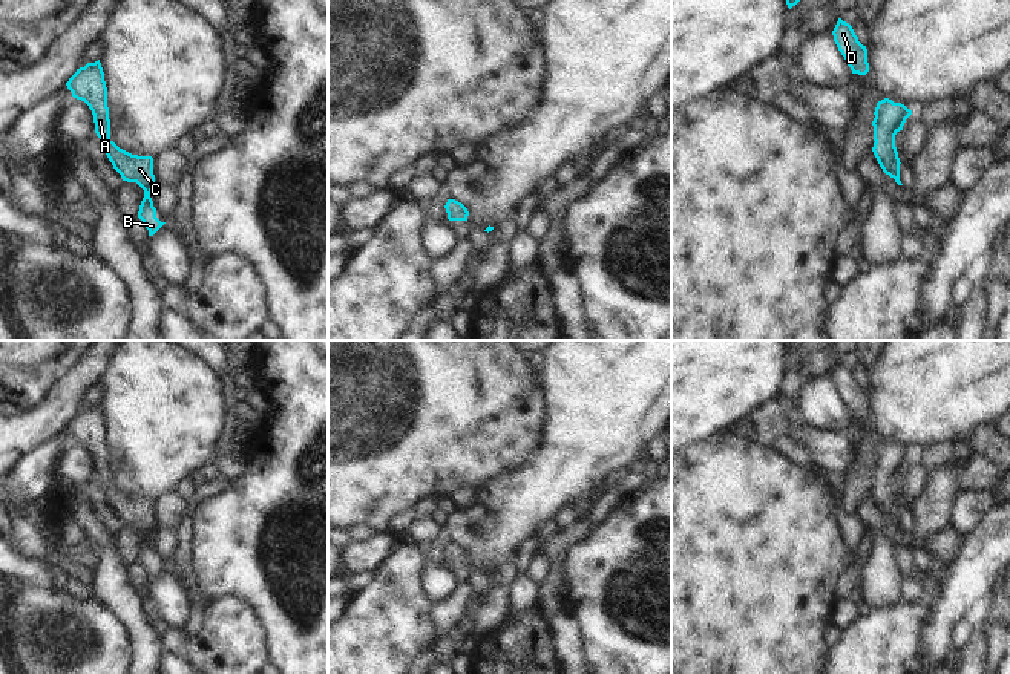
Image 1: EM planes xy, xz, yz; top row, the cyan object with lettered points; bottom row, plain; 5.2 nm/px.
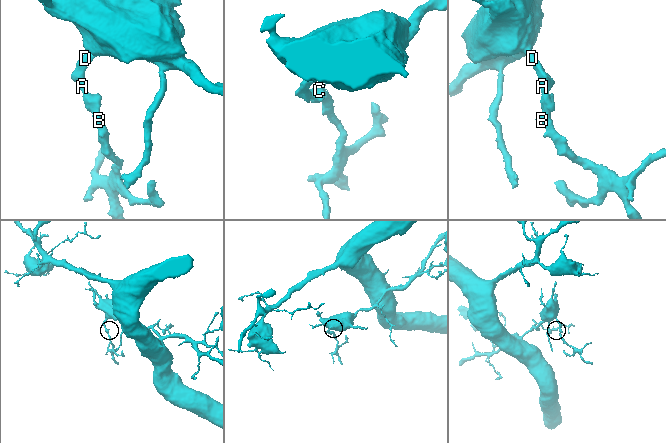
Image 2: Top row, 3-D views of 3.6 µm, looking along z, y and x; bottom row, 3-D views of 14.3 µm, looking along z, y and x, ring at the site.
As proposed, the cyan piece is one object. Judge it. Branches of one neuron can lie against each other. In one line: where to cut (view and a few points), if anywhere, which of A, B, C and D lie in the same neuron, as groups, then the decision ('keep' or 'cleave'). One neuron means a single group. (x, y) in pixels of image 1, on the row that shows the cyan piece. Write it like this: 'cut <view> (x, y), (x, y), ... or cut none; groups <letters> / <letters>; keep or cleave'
cut none; groups A B C D; keep

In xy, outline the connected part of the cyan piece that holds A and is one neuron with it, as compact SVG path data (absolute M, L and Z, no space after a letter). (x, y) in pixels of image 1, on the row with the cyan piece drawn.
M100 60L77 69L66 86L74 98L84 101L92 110L95 133L104 142L106 155L113 168L123 181L136 182L144 190L138 218L149 230L149 236L153 236L166 224L156 218L156 208L150 198L155 185L153 158L132 155L110 139L107 87Z

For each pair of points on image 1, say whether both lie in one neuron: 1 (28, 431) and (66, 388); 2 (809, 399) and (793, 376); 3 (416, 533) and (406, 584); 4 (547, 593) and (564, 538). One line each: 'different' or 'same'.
1: same
2: different
3: different
4: same

